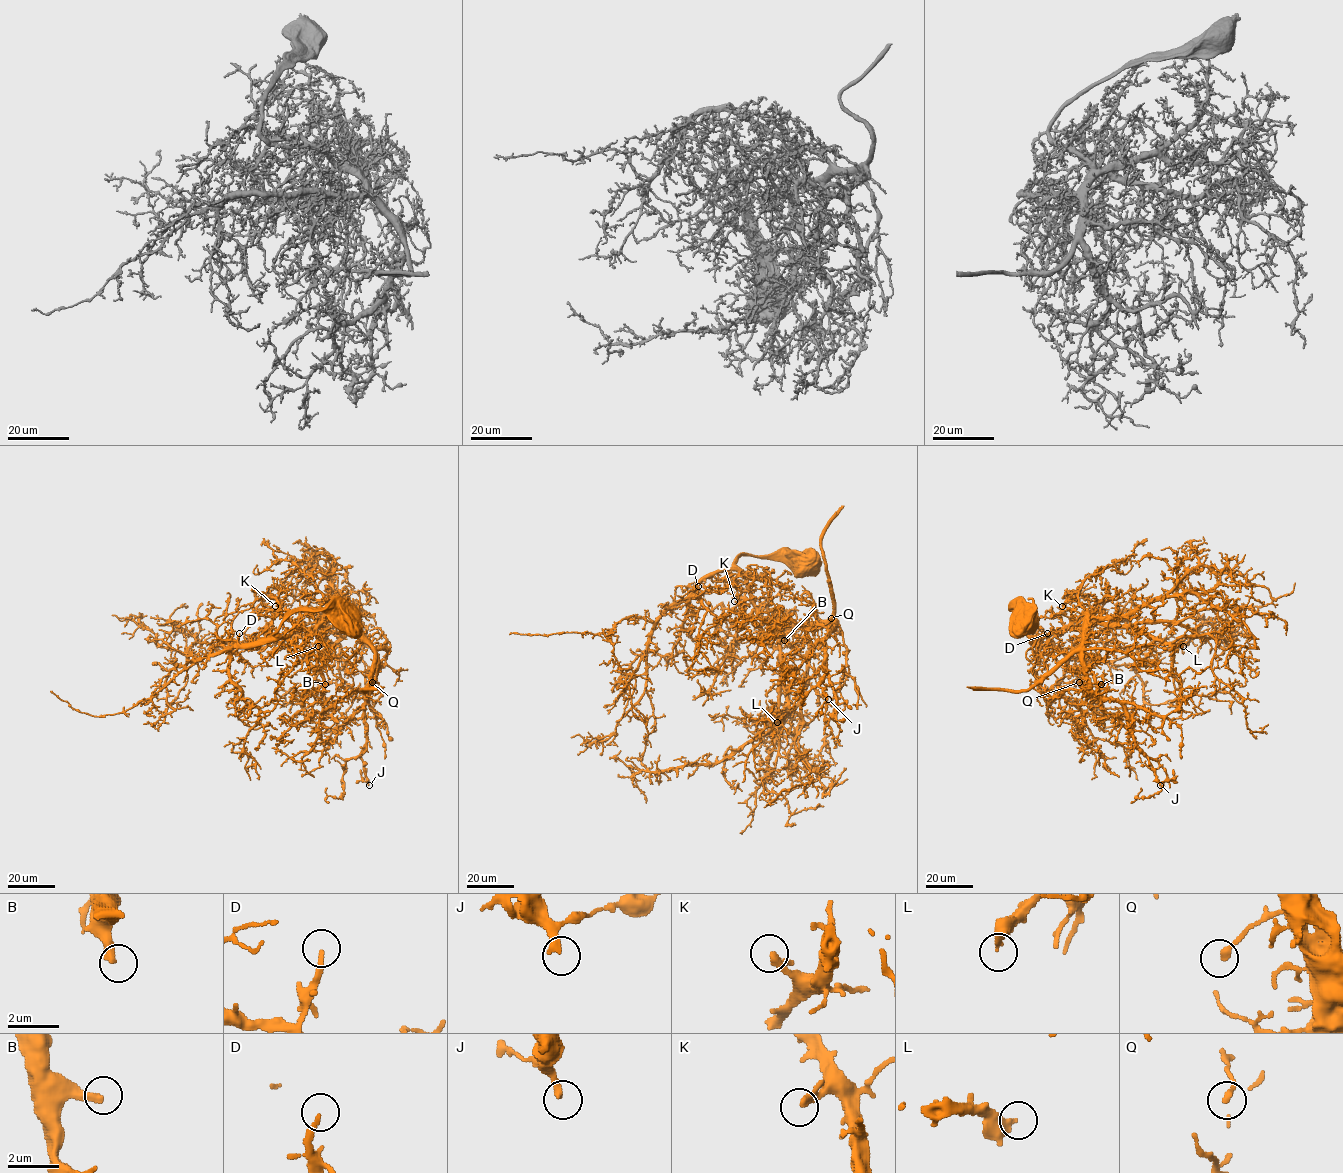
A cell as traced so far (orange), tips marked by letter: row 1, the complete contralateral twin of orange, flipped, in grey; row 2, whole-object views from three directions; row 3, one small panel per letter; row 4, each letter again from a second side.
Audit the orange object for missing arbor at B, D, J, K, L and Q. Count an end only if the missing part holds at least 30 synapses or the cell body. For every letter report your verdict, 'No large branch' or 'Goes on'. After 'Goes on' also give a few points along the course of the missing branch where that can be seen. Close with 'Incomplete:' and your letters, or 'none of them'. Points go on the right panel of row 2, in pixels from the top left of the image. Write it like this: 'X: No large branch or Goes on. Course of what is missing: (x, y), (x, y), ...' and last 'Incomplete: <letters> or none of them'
B: Goes on. Course of what is missing: (1101, 684), (1119, 686), (1125, 692)
D: Goes on. Course of what is missing: (1047, 633), (1057, 621), (1055, 605)
J: No large branch
K: No large branch
L: Goes on. Course of what is missing: (1183, 646), (1191, 656), (1191, 668), (1195, 671), (1203, 668)
Q: No large branch
Incomplete: B, D, L

